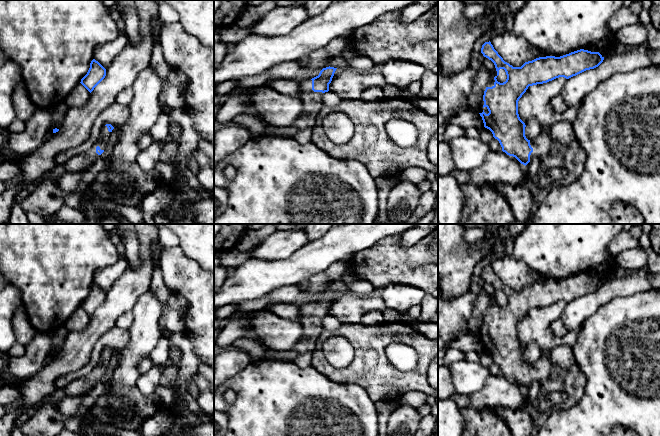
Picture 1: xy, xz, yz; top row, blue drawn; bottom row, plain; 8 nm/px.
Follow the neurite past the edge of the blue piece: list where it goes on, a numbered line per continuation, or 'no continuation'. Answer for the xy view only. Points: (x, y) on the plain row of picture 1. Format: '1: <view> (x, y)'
1: xy (78, 387)

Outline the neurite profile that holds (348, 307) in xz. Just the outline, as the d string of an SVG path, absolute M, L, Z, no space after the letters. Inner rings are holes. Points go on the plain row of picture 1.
M337 292L329 315L335 316L343 324L360 323L362 316L371 311L380 311L386 323L402 322L405 318L396 310L387 308L382 298L347 292Z

